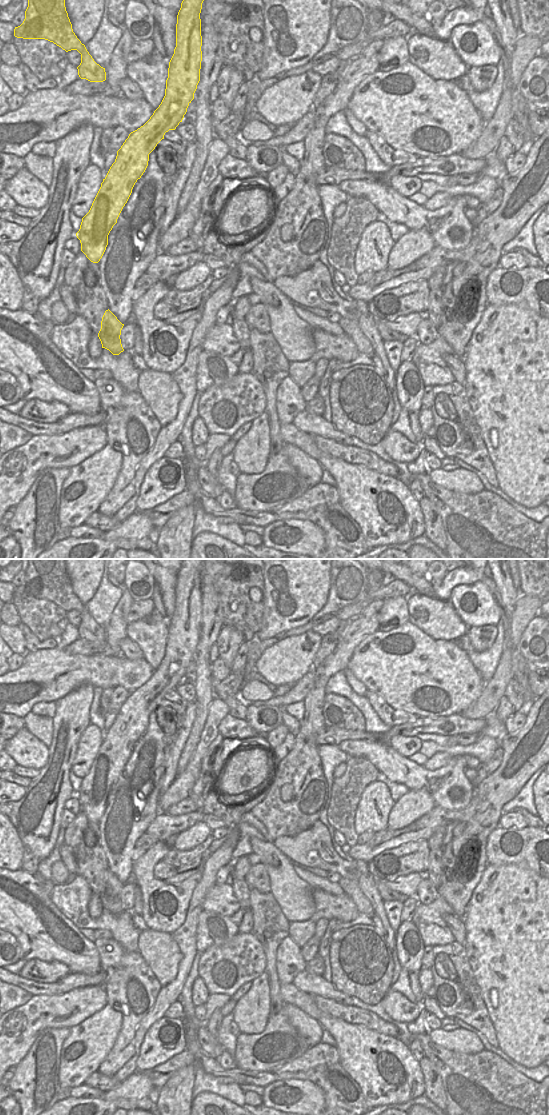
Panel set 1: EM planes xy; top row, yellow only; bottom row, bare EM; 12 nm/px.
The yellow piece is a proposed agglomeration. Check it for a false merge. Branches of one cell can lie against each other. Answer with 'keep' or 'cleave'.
cleave

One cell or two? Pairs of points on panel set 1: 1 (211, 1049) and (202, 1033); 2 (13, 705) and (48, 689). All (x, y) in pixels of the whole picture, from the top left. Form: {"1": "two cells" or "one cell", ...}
{"1": "one cell", "2": "one cell"}

